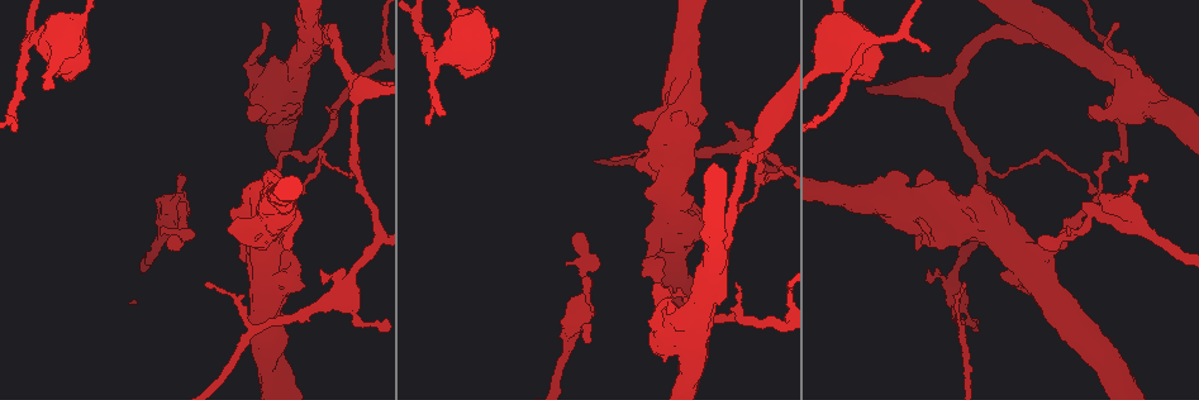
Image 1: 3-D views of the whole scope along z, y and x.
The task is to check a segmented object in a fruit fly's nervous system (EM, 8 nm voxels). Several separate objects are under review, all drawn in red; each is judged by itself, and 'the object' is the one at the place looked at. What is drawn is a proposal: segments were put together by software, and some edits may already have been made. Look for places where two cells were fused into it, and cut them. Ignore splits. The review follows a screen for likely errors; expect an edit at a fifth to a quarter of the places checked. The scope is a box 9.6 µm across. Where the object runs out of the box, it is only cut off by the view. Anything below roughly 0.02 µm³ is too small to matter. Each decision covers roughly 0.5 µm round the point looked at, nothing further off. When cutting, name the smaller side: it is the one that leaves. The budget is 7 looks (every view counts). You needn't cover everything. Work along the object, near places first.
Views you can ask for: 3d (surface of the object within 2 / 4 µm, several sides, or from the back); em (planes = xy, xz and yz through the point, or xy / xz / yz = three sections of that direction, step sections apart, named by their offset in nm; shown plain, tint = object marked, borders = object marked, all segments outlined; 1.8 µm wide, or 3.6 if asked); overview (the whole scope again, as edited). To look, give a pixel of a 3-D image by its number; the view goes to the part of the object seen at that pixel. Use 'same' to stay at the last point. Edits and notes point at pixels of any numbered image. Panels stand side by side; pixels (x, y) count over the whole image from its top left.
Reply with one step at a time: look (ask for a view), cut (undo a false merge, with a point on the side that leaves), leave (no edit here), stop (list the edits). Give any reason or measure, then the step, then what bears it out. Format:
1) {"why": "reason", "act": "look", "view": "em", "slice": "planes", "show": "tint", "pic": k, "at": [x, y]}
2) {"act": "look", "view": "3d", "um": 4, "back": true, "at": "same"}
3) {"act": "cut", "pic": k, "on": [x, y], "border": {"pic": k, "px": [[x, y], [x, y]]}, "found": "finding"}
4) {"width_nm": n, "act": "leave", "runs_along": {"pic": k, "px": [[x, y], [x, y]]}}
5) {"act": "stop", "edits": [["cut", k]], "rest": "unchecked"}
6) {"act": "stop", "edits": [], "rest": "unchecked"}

{"why": "sharp bend", "act": "look", "view": "3d", "um": 4, "back": true, "pic": 1, "at": [1037, 268]}

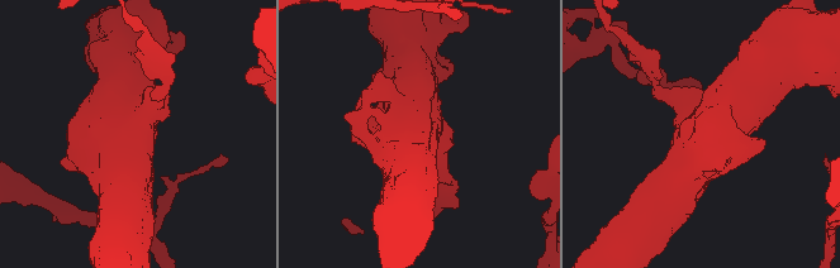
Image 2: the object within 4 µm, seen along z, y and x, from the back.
{"why": "now the EM", "act": "look", "view": "em", "slice": "yz", "step": 8, "show": "tint", "pic": 2, "at": [117, 138]}

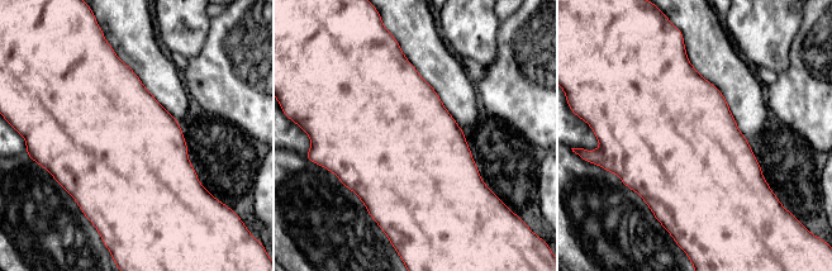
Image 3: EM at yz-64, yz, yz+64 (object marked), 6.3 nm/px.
{"why": "cut it another way", "act": "look", "view": "em", "slice": "planes", "show": "borders", "at": "same"}

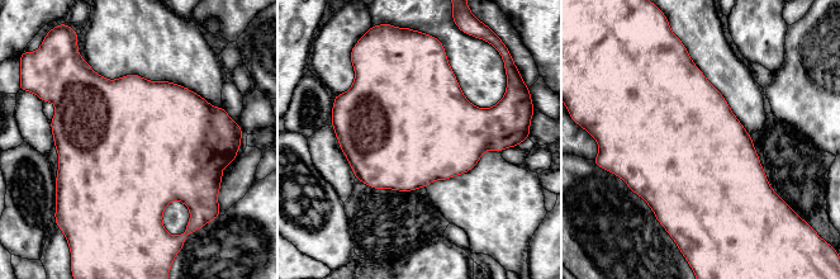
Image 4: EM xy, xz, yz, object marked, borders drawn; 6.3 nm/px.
{"width_nm": 800, "act": "leave", "found": "one cell here"}

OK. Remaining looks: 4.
{"why": "sharp bend", "act": "look", "view": "3d", "um": 2, "pic": 1, "at": [1120, 159]}

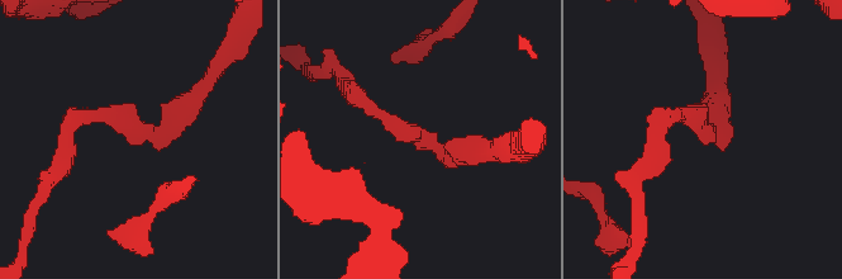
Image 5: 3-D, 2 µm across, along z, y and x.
{"why": "need the tissue", "act": "look", "view": "em", "slice": "planes", "show": "borders", "pic": 5, "at": [165, 128]}

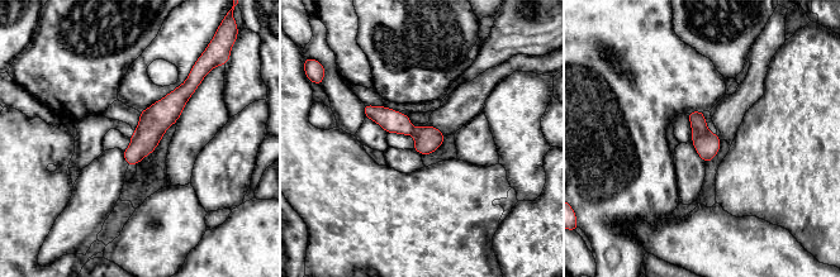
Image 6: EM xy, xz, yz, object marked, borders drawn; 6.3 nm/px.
{"width_nm": 160, "act": "leave", "runs_along": {"pic": 6, "px": [[188, 84], [152, 124], [131, 162]]}, "found": "all the same cell"}

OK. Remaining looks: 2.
{"why": "two arms in line, one across", "act": "look", "view": "em", "um": 3.6, "slice": "planes", "show": "tint", "pic": 1, "at": [308, 33]}

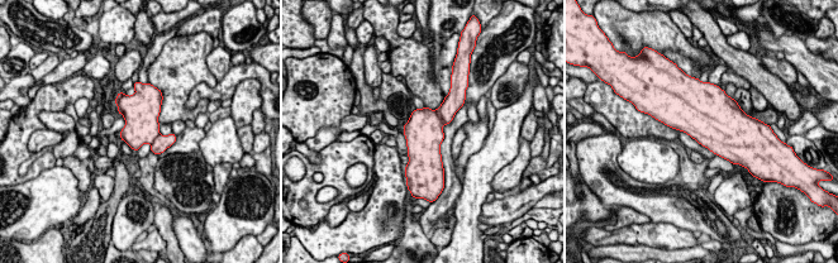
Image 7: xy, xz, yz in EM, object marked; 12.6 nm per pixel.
{"act": "leave", "found": "one cell here"}

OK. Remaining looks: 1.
{"act": "stop", "edits": [], "rest": "unchecked"}

